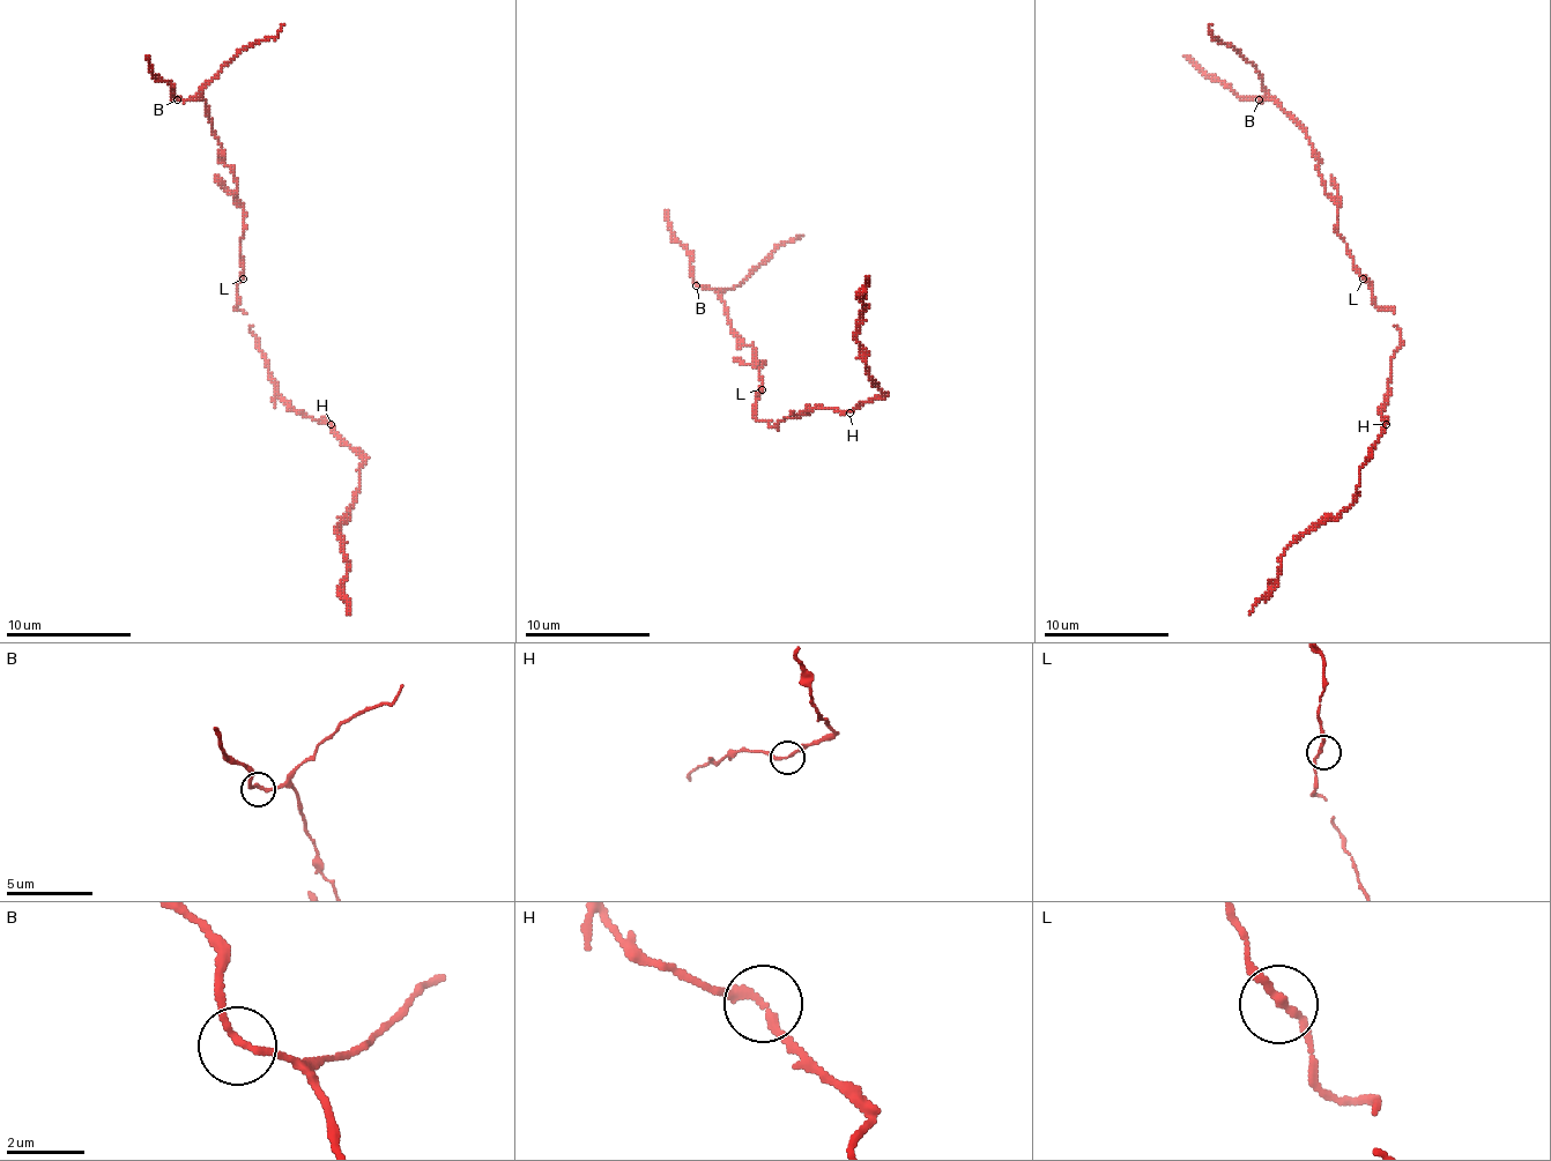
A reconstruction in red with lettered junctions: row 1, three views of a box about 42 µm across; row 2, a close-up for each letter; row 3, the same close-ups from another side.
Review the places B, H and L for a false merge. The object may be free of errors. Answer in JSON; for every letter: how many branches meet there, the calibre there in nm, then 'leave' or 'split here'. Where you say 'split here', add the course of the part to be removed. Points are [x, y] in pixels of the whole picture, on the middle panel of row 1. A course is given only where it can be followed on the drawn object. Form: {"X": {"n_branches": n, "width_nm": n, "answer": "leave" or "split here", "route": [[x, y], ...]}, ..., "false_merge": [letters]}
{"B": {"n_branches": 2, "width_nm": 180, "answer": "leave"}, "H": {"n_branches": 2, "width_nm": 200, "answer": "leave"}, "L": {"n_branches": 2, "width_nm": 190, "answer": "leave"}, "false_merge": []}

